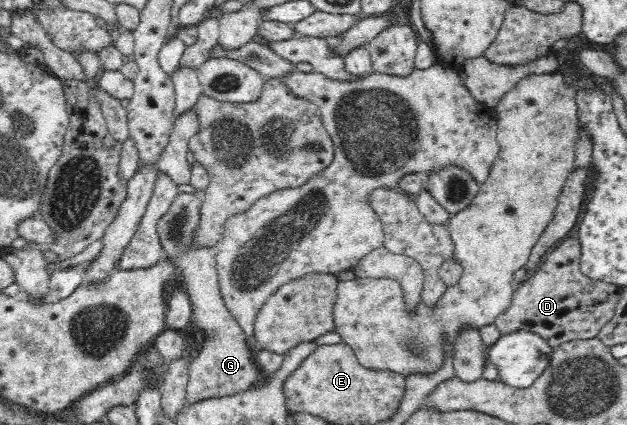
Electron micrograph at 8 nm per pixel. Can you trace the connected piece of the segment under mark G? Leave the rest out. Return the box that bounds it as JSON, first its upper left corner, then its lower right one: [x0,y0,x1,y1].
[156,192,261,403]

